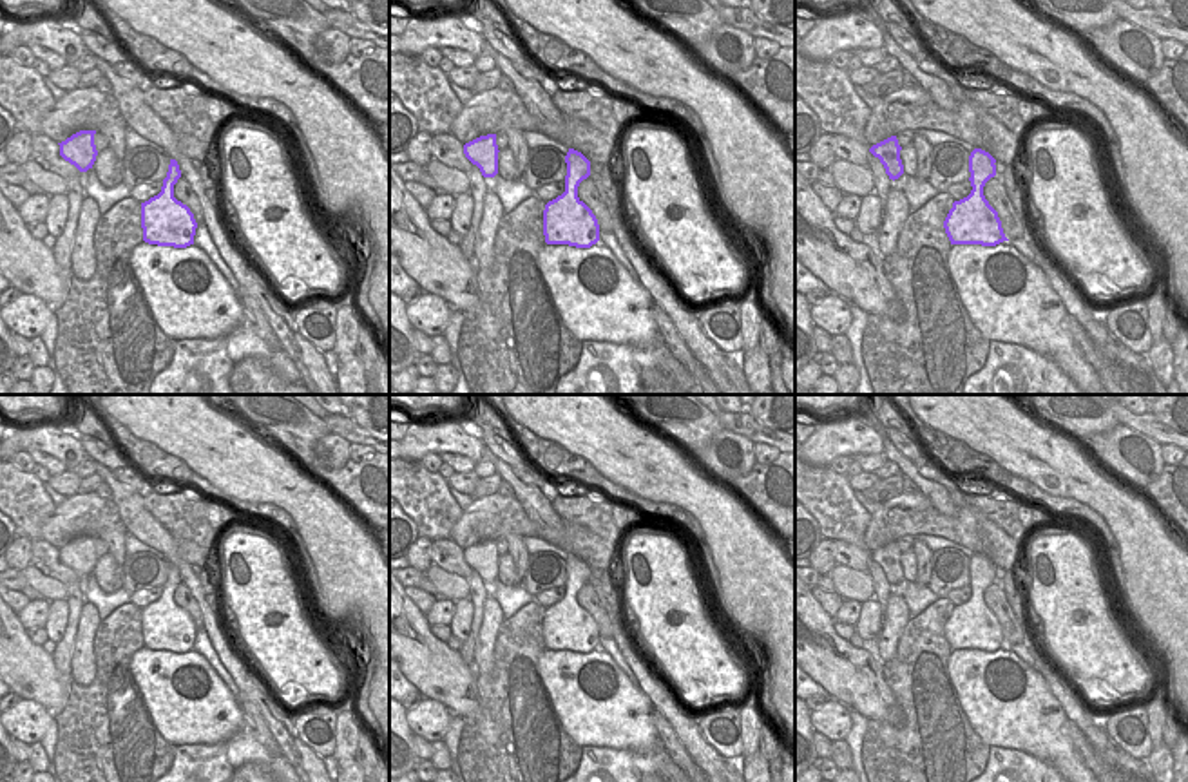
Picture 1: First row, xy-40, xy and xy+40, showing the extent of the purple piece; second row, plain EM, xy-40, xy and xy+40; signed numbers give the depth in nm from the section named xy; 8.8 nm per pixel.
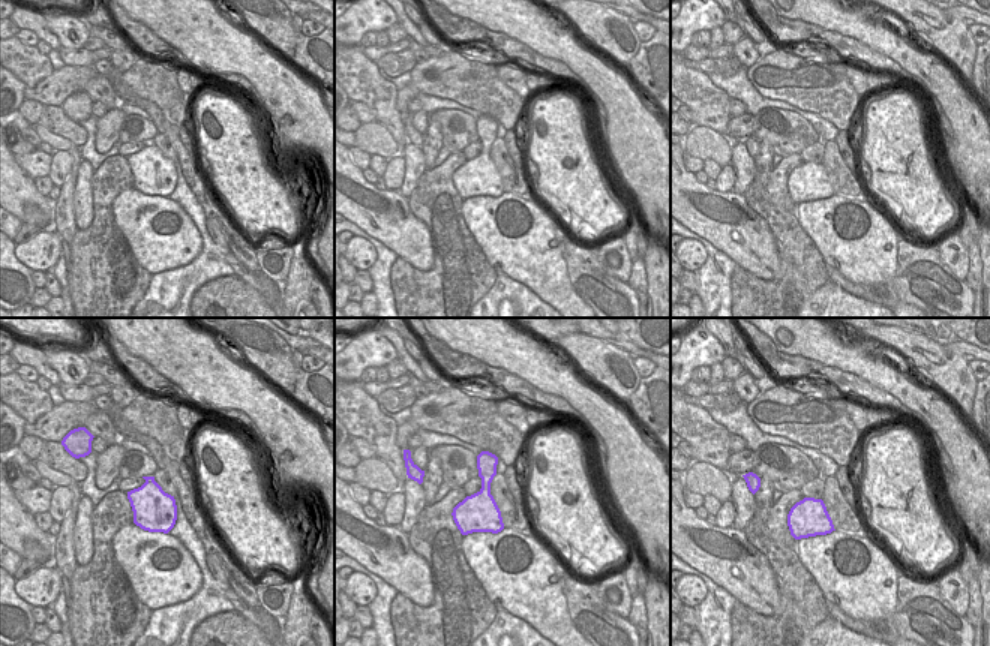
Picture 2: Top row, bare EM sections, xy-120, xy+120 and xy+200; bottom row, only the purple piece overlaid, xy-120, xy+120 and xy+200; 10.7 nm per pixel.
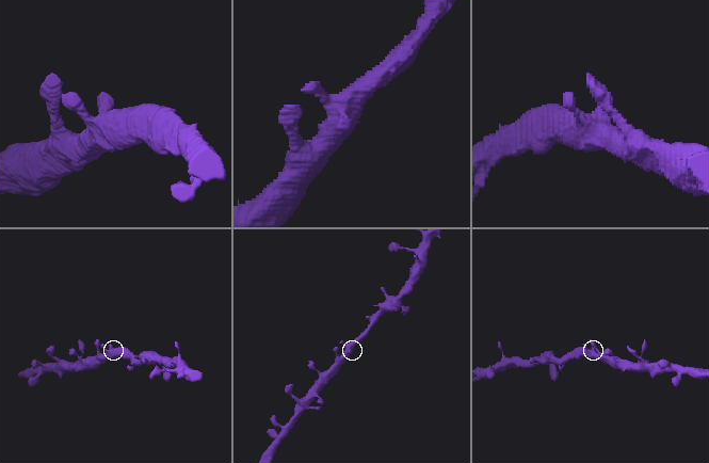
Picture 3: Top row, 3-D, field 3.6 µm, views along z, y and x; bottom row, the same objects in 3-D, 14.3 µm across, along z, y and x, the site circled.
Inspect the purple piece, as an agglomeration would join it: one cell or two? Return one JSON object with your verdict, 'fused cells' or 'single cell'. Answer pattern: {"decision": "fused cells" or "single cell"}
{"decision": "single cell"}

